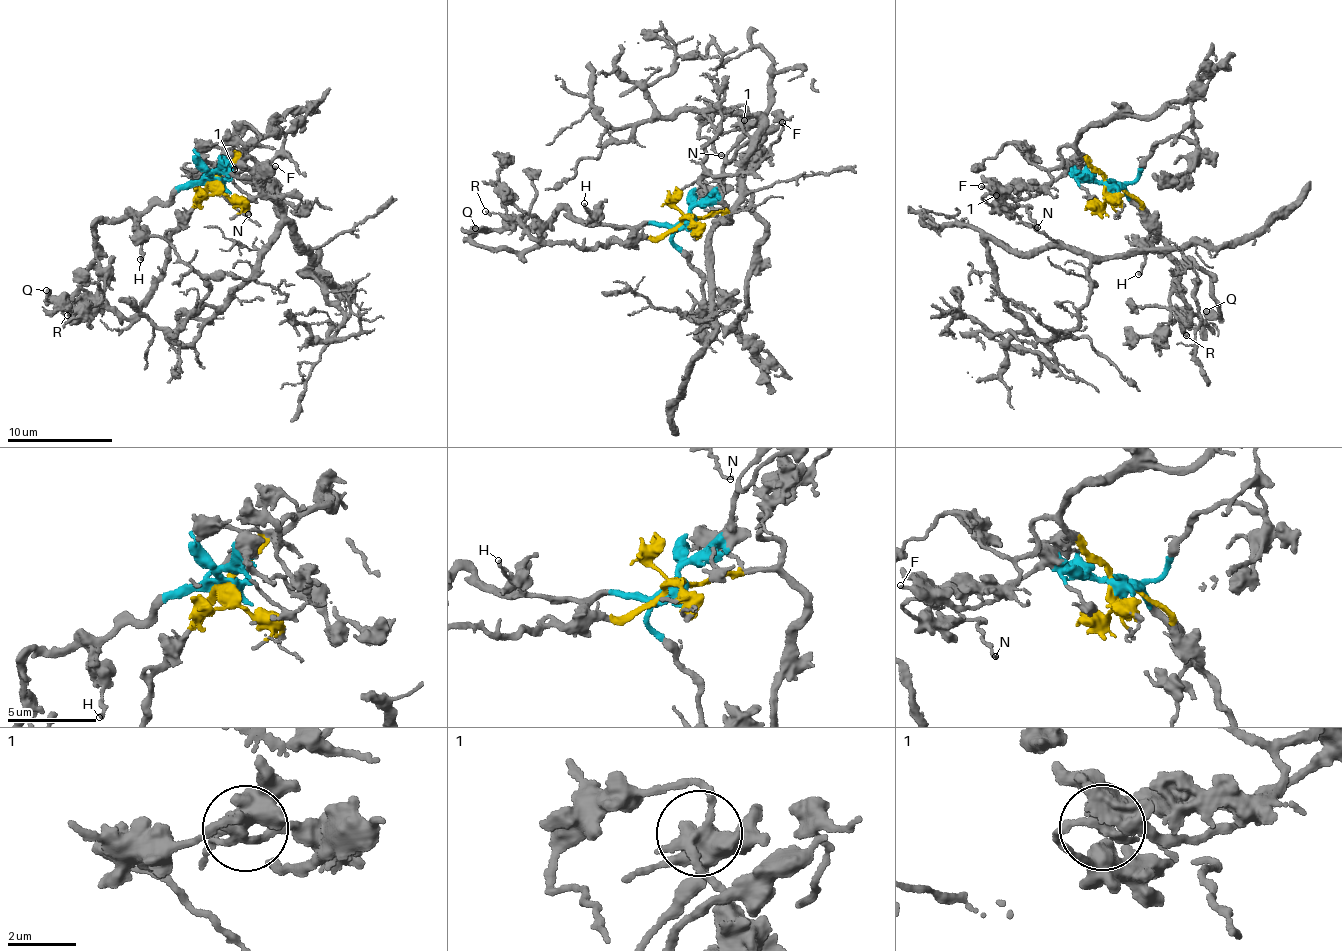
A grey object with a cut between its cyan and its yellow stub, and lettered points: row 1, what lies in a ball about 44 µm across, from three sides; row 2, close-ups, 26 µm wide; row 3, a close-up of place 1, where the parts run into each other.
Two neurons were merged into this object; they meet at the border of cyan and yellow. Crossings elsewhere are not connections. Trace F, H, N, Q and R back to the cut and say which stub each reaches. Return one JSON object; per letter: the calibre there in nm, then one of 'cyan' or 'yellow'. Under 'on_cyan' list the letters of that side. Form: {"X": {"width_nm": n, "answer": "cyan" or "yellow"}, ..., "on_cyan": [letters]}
{"F": {"width_nm": 280, "answer": "cyan"}, "H": {"width_nm": 220, "answer": "cyan"}, "N": {"width_nm": 170, "answer": "yellow"}, "Q": {"width_nm": 440, "answer": "cyan"}, "R": {"width_nm": 140, "answer": "yellow"}, "on_cyan": ["F", "H", "Q"]}

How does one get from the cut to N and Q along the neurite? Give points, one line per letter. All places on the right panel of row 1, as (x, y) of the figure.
N: (1110, 187), (1078, 153), (1062, 148), (1043, 186), (984, 197), (1001, 208), (1028, 205), (1037, 228)
Q: (1110, 185), (1128, 193), (1149, 214), (1148, 224), (1160, 237), (1158, 247), (1208, 274), (1221, 312), (1205, 310)

